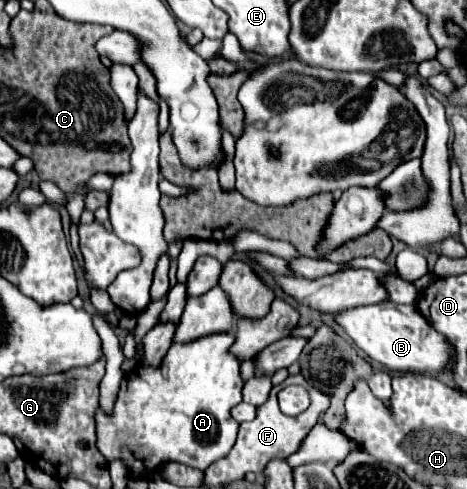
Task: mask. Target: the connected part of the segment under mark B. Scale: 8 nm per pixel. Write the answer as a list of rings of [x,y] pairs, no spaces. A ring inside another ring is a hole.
[[[393,301],[363,305],[337,313],[335,321],[369,359],[389,371],[443,371],[451,363],[451,345],[419,315],[415,305],[399,305]]]

